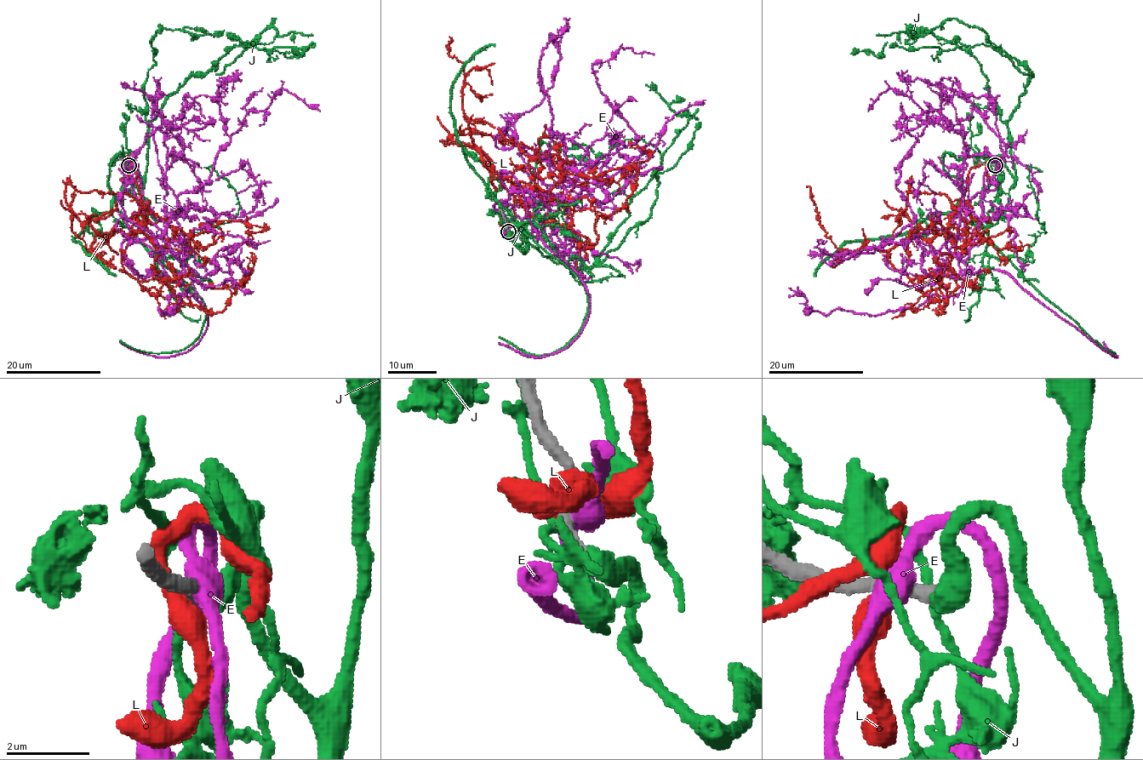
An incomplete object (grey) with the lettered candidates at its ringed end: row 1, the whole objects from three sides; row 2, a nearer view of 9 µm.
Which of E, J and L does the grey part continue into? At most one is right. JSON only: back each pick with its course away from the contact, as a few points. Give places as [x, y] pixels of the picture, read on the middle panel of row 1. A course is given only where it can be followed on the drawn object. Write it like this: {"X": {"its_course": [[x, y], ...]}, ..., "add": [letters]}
{"J": {"its_course": [[508, 231], [522, 252], [529, 244], [569, 266], [597, 260], [629, 200], [675, 165], [700, 122], [645, 84]]}, "add": ["J"]}

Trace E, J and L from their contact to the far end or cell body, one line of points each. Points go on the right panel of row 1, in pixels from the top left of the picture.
E: (990, 163), (1001, 160), (998, 185), (971, 200), (936, 266), (951, 278), (1002, 270), (1117, 357), (1104, 341)
J: (995, 164), (1014, 175), (1008, 122), (1023, 65), (983, 43), (853, 49)
L: (989, 164), (951, 219), (963, 248), (983, 237), (909, 185), (902, 242), (838, 248), (806, 187)

